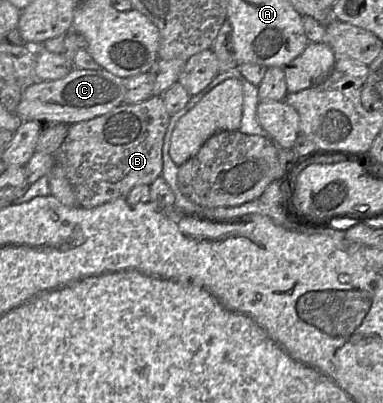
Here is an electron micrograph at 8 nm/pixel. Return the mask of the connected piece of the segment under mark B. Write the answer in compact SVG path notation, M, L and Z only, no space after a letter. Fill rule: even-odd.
M161 96L122 104L93 119L69 125L68 134L56 152L79 206L93 208L126 198L137 185L151 185L161 175L162 147L171 115Z

